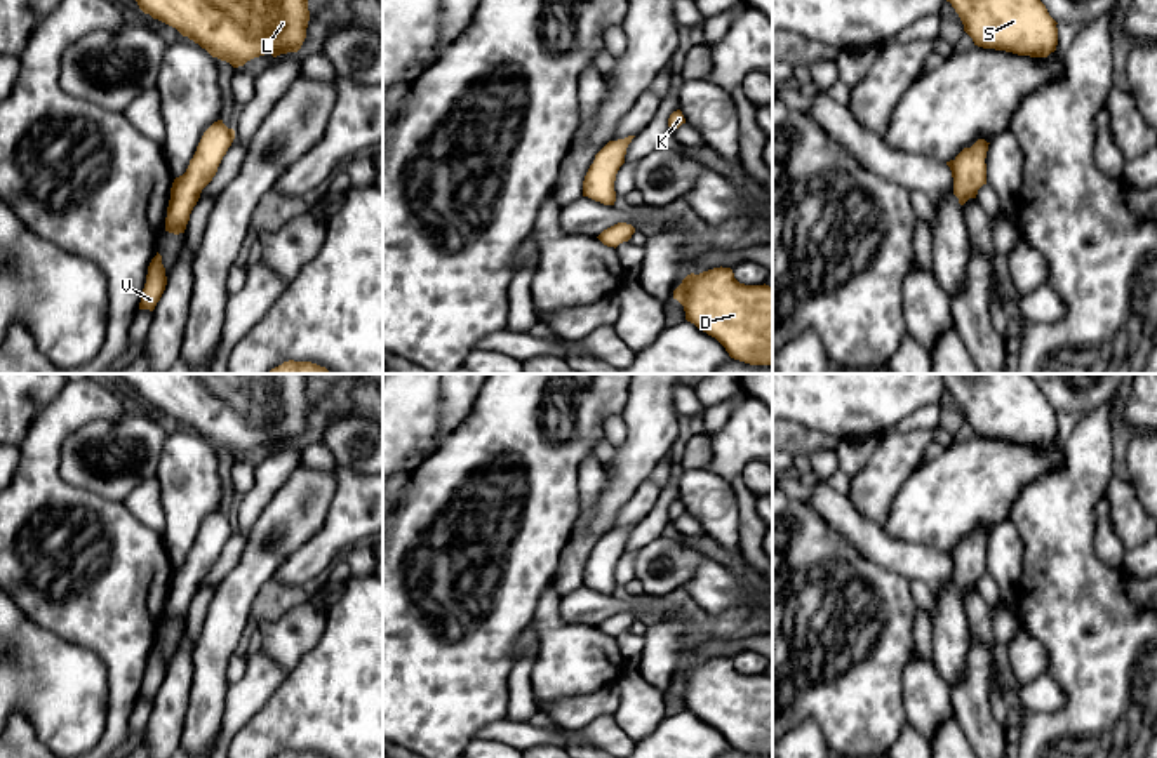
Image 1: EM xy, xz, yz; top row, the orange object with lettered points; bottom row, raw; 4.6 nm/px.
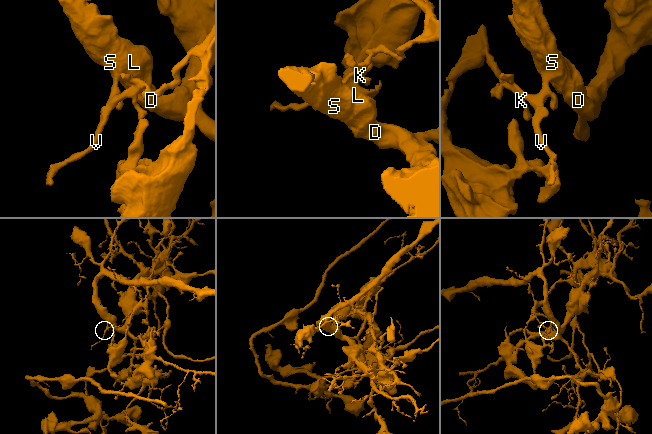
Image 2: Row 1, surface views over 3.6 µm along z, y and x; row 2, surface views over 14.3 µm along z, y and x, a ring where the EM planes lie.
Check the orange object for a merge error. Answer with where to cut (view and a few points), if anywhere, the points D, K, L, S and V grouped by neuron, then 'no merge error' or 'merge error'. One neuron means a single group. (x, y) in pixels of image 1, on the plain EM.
cut yz (971, 538), (973, 550), (969, 553), (956, 550); groups D L S V / K; merge error

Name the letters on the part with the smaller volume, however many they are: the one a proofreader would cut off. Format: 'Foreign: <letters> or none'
Foreign: K

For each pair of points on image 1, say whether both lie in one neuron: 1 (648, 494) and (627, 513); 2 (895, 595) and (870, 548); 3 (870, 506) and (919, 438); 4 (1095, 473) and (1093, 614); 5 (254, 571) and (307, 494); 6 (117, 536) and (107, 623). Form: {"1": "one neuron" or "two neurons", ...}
{"1": "one neuron", "2": "two neurons", "3": "one neuron", "4": "one neuron", "5": "one neuron", "6": "one neuron"}

